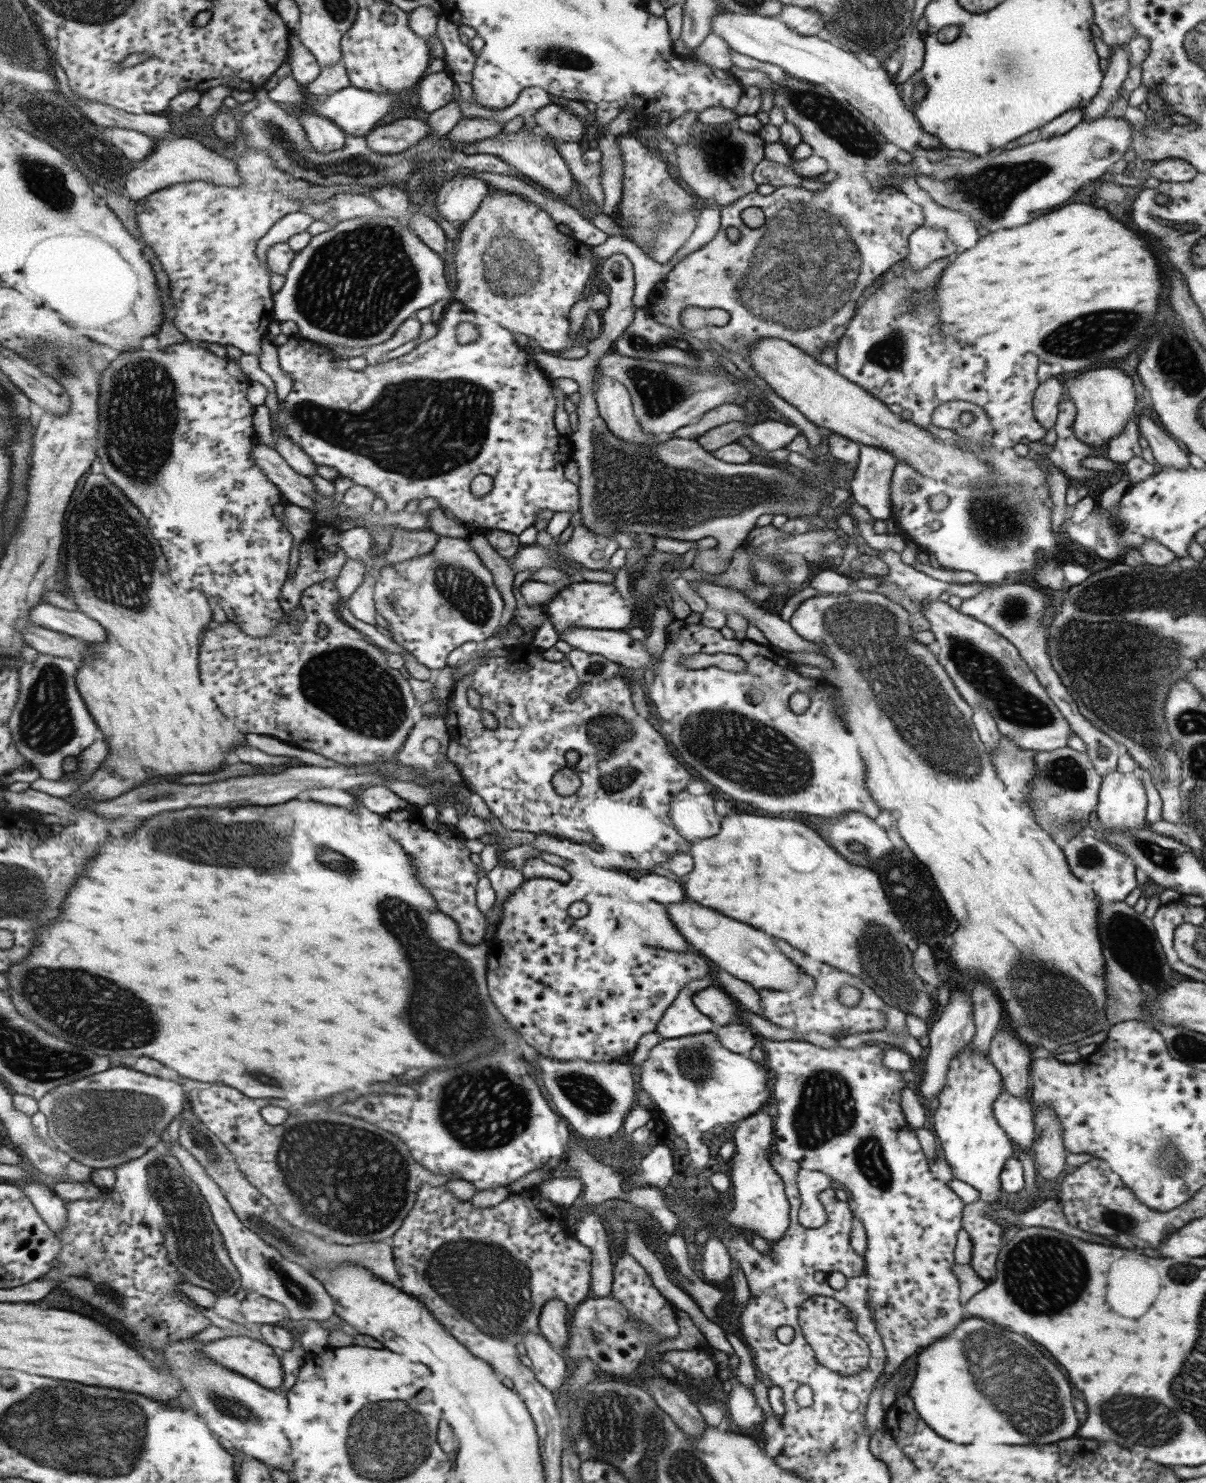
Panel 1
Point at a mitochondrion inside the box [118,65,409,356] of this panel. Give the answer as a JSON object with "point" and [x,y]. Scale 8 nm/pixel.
{"point":[358,168]}

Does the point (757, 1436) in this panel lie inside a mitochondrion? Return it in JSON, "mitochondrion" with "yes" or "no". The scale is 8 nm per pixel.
{"mitochondrion":"no"}

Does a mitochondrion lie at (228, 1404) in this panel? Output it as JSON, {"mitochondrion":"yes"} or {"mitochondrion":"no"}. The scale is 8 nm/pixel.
{"mitochondrion":"yes"}

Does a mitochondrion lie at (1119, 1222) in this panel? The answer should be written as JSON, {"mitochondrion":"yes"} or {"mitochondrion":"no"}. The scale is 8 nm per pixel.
{"mitochondrion":"yes"}

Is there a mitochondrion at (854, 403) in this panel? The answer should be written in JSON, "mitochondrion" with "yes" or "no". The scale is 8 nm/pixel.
{"mitochondrion":"no"}

